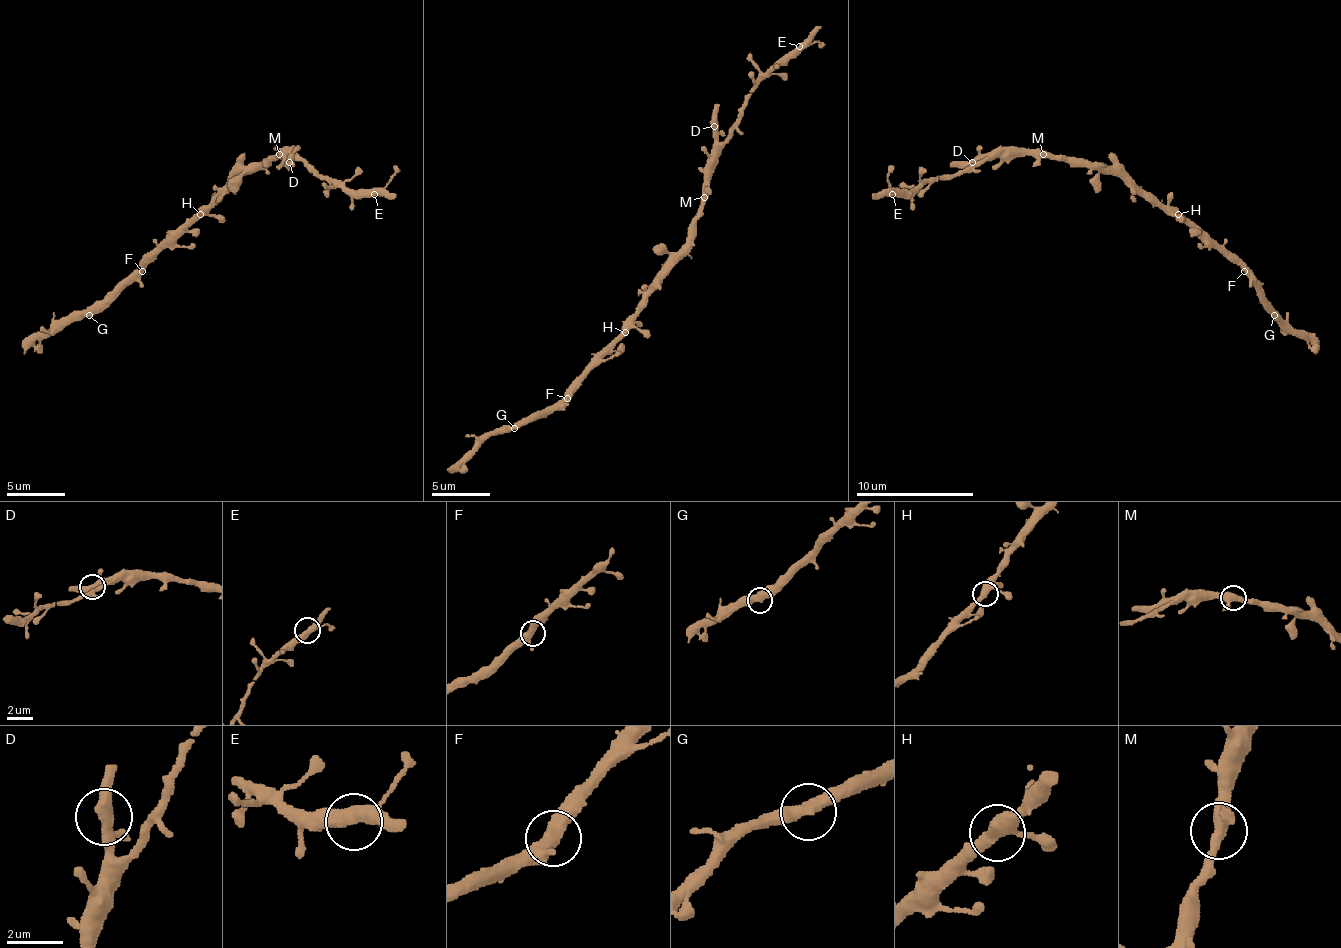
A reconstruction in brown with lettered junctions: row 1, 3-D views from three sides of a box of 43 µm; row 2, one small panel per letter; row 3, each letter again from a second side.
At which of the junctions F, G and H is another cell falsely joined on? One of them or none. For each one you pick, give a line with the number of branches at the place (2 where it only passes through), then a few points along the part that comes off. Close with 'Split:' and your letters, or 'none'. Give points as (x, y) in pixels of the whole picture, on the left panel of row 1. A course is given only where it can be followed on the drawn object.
Split: none

